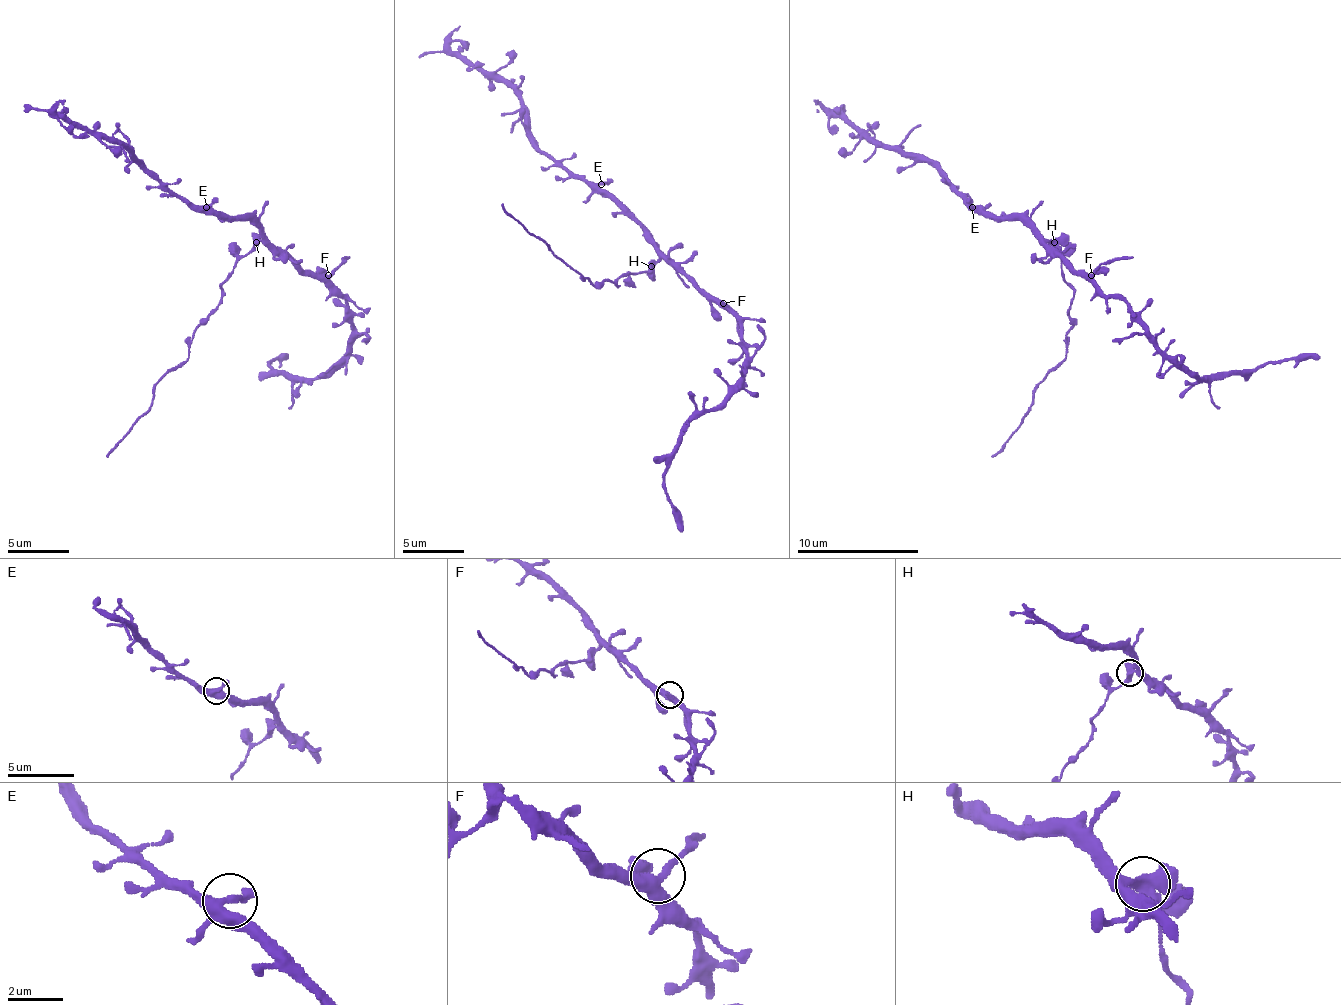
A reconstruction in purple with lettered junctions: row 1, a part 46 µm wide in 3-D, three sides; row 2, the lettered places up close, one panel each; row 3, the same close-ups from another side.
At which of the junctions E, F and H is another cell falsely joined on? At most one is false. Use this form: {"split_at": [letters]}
{"split_at": ["H"]}

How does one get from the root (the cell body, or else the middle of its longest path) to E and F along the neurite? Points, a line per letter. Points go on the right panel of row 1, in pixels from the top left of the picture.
E: (1048, 247), (1018, 220), (993, 220), (972, 207)
F: (1048, 247), (1076, 272), (1091, 275)

